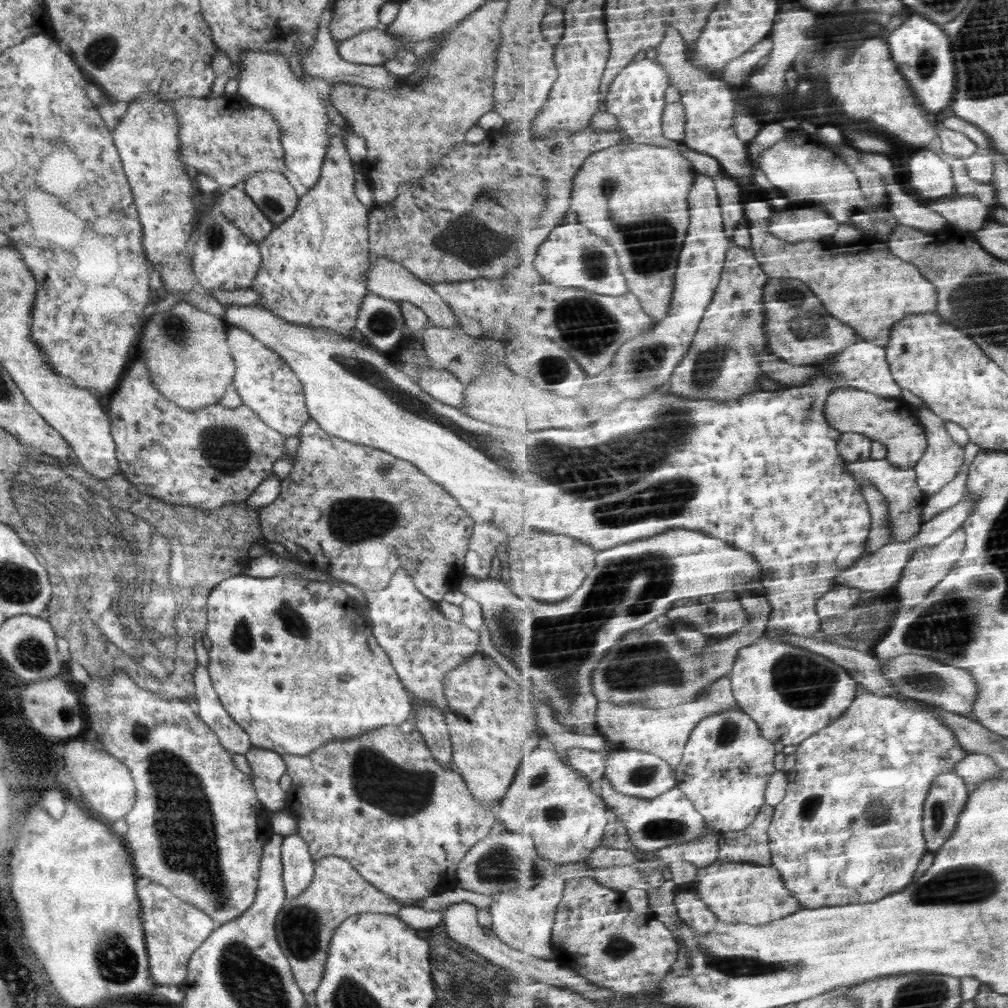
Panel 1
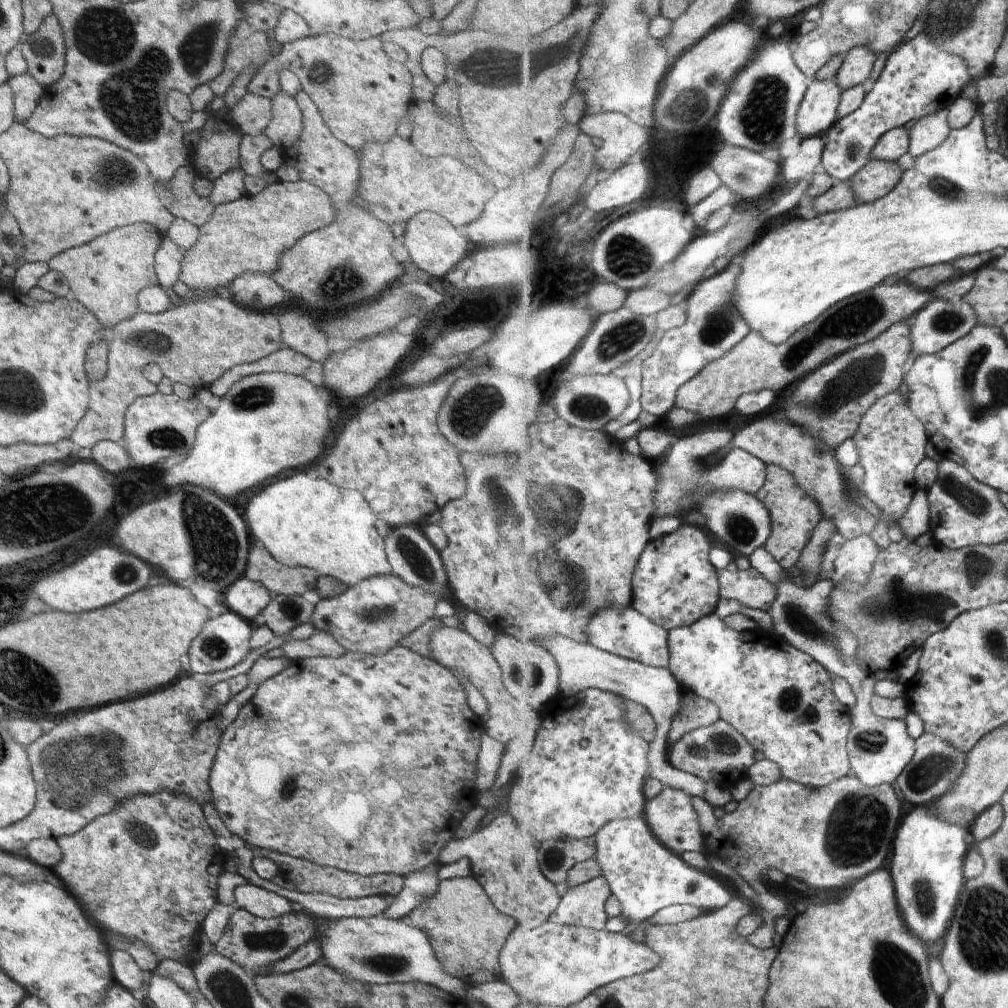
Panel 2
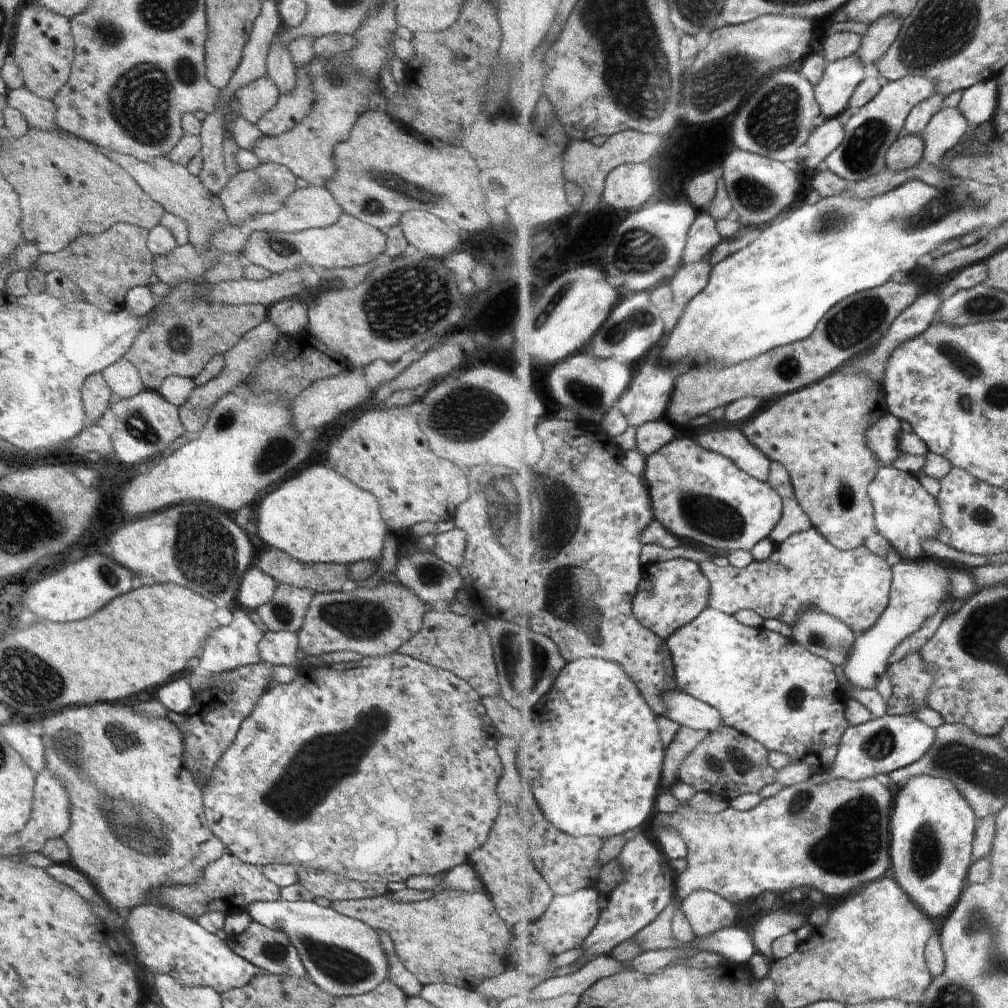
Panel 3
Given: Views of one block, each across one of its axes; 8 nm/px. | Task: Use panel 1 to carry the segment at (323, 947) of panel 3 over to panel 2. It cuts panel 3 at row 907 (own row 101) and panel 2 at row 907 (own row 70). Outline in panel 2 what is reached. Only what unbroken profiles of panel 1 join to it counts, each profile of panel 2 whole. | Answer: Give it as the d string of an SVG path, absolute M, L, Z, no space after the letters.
M238 885L234 891L234 906L261 919L275 919L294 912L291 901L256 885Z

